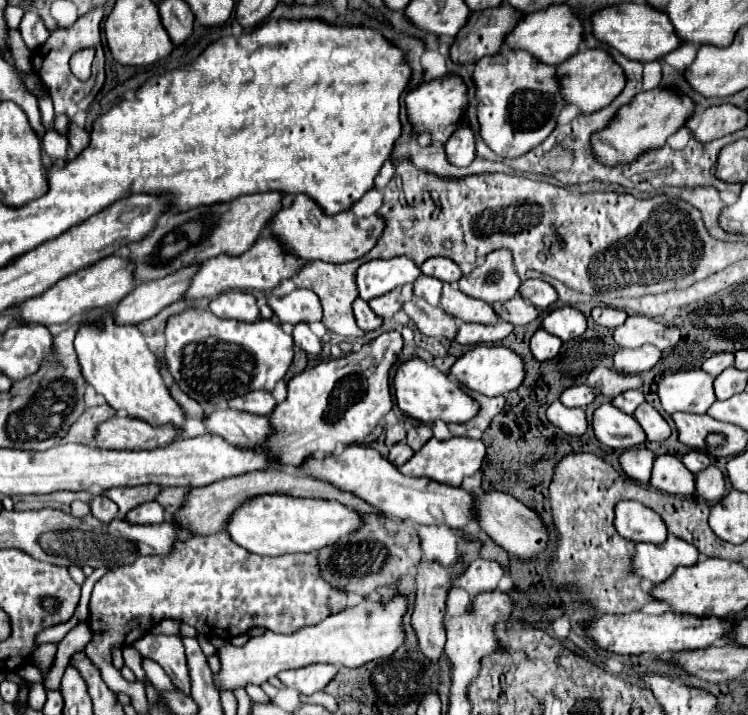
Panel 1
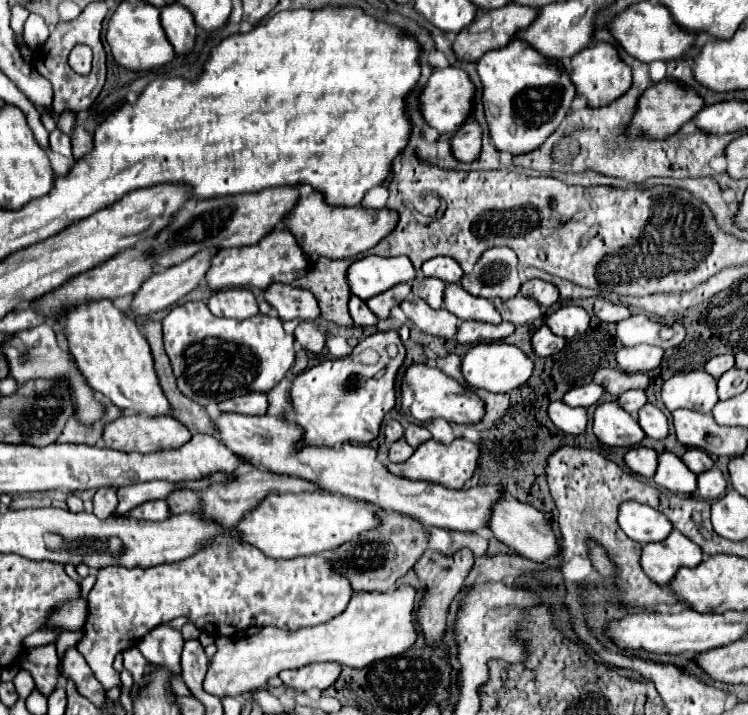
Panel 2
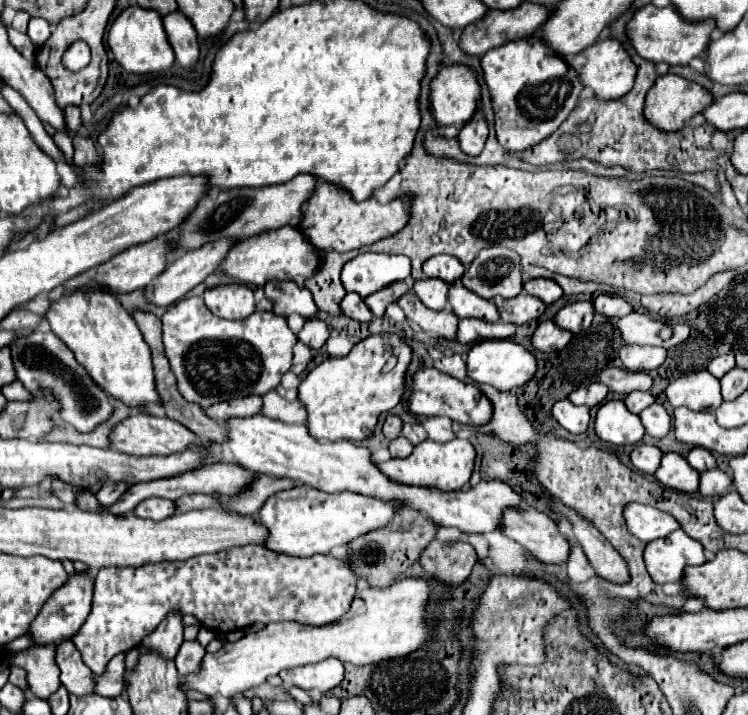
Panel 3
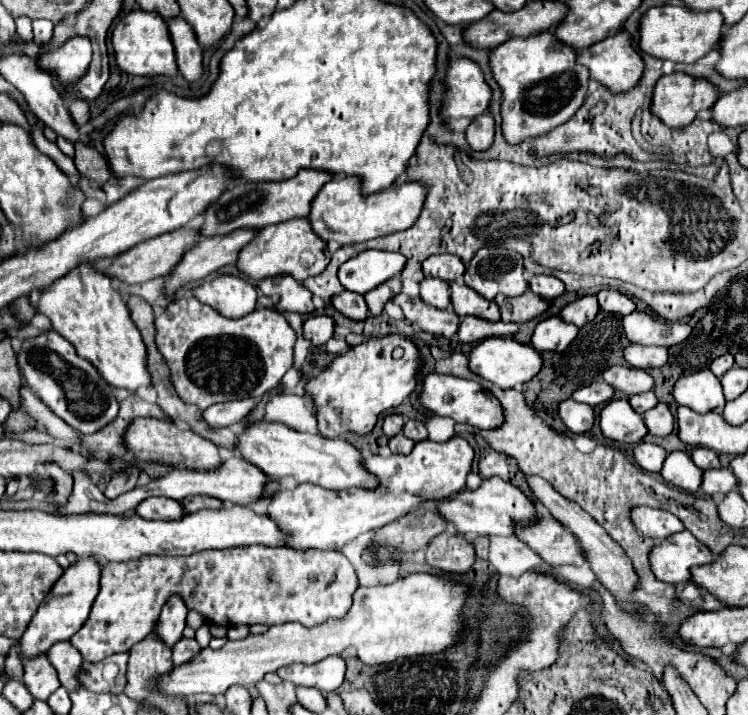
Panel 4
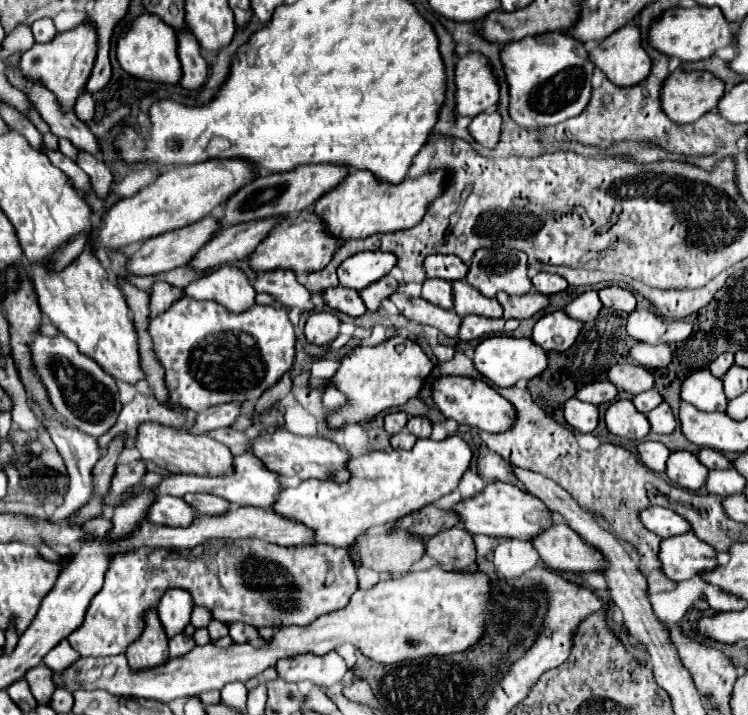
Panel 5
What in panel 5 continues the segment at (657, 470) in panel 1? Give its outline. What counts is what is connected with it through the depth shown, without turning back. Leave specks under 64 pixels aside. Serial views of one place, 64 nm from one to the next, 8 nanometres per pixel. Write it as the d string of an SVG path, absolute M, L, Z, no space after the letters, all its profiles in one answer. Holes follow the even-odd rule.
M672 452L666 464L666 476L688 490L702 490L708 480L708 468L690 452Z

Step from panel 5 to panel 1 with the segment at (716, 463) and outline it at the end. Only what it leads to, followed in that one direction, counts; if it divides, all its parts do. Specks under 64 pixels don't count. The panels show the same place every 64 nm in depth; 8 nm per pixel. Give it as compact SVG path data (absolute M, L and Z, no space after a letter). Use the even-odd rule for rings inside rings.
M690 450L688 454L682 456L682 462L684 462L684 466L686 466L692 474L698 474L698 472L702 472L704 468L710 466L710 458L708 458L704 452L700 452L700 450Z

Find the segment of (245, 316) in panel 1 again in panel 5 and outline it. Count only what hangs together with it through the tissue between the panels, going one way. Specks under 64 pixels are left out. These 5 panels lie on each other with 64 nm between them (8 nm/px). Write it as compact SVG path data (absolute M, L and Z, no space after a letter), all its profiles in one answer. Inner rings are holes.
M220 266L216 270L200 274L190 282L184 292L196 300L214 300L232 312L244 312L254 304L256 290L248 276L236 266Z

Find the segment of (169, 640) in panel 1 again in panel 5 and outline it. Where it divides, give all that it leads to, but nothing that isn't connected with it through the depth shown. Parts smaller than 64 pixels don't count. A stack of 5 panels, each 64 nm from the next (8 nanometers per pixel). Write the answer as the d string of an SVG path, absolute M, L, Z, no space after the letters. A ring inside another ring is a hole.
M170 588L164 592L164 596L160 598L158 604L158 616L162 620L162 626L168 634L168 638L172 634L178 634L184 630L184 626L190 622L190 614L192 614L192 596L188 590L184 588Z

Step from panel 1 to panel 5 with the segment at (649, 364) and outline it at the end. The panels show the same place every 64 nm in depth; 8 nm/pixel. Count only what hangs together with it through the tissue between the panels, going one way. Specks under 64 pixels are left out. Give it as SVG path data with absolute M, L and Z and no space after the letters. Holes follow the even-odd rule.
M636 344L632 348L632 358L648 368L664 368L672 362L672 350L668 344Z

